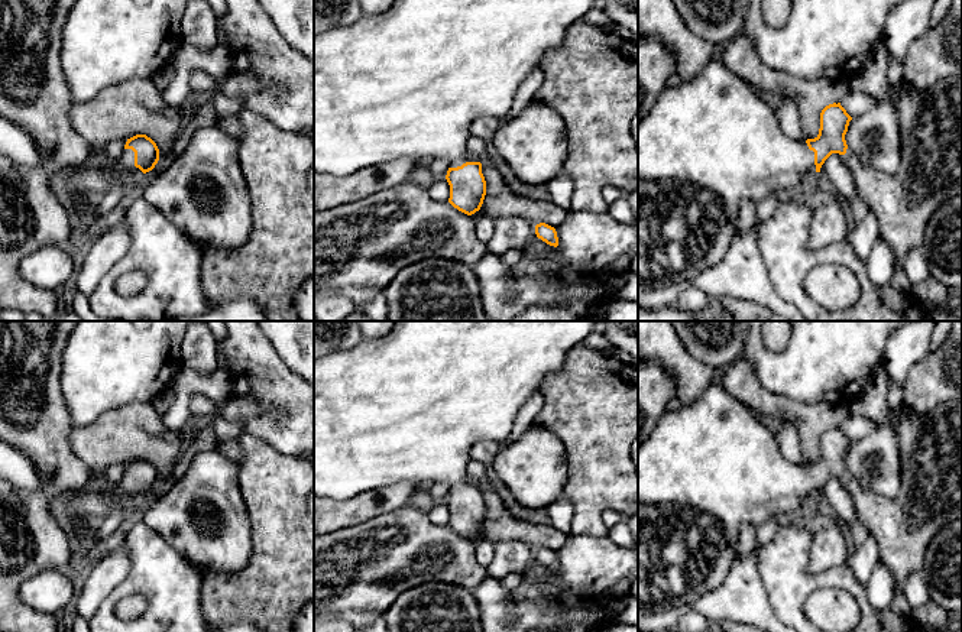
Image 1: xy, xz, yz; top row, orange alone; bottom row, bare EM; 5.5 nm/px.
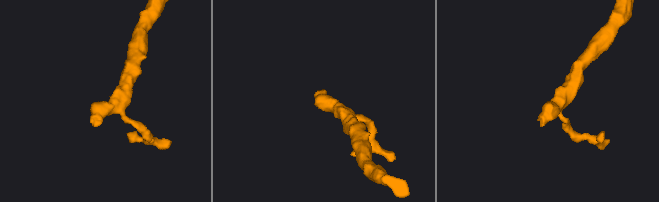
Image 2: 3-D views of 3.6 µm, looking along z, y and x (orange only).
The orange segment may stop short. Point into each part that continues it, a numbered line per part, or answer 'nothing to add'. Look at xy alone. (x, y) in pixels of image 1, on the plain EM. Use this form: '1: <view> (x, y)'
1: xy (75, 505)

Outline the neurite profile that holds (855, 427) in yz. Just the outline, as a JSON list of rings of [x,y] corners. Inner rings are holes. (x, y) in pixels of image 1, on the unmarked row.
[[[890,408],[885,419],[881,422],[871,421],[858,414],[848,414],[840,424],[840,430],[854,443],[854,441],[859,441],[864,437],[867,437],[880,425],[888,425],[890,428],[893,428],[897,432],[898,418],[897,418],[895,411]]]

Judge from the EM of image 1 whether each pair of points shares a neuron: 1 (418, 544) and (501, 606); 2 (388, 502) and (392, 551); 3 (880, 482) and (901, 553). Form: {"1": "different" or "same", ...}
{"1": "different", "2": "different", "3": "different"}

